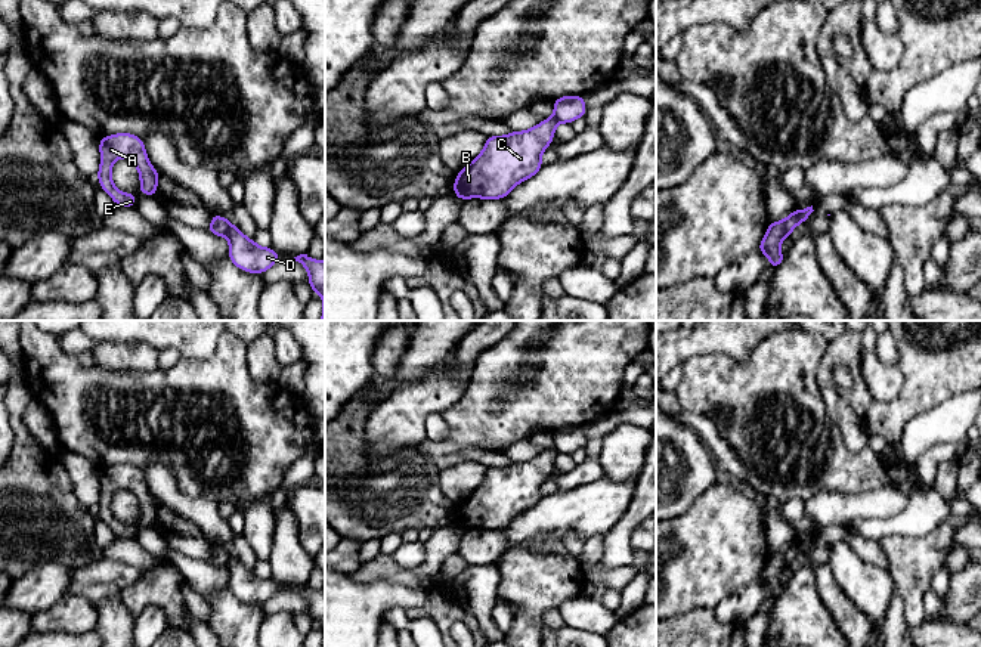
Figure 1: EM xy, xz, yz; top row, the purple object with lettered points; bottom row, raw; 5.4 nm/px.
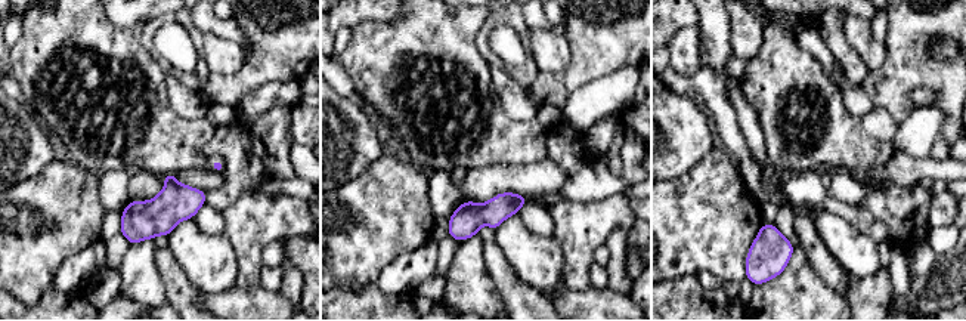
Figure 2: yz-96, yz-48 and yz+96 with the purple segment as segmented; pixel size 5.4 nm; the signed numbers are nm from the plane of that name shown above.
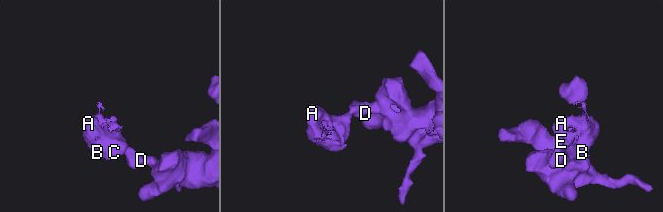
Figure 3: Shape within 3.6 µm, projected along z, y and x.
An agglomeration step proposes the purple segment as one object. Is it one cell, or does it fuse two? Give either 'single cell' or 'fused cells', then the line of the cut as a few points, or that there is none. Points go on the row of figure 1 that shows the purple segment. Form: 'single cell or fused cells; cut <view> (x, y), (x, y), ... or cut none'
fused cells; cut yz (783, 220), (788, 235)

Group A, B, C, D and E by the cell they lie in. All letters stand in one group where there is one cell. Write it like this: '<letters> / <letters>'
A B C E / D

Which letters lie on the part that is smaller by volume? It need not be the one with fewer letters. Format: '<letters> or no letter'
A, B, C, E

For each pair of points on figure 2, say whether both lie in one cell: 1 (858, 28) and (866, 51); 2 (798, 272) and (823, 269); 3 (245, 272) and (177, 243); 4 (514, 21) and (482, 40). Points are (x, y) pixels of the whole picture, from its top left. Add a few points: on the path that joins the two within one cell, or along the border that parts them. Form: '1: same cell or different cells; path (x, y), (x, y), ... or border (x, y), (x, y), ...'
1: same cell; path (858, 34), (864, 45)
2: different cells; border (798, 244), (810, 267), (841, 295)
3: different cells; border (225, 237), (231, 243), (237, 261), (235, 286)
4: same cell; path (505, 19), (497, 19), (485, 31)

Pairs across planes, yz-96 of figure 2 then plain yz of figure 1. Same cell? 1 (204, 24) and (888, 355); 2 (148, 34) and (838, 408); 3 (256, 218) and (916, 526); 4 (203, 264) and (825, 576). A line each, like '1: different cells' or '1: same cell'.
1: different cells
2: different cells
3: different cells
4: different cells

